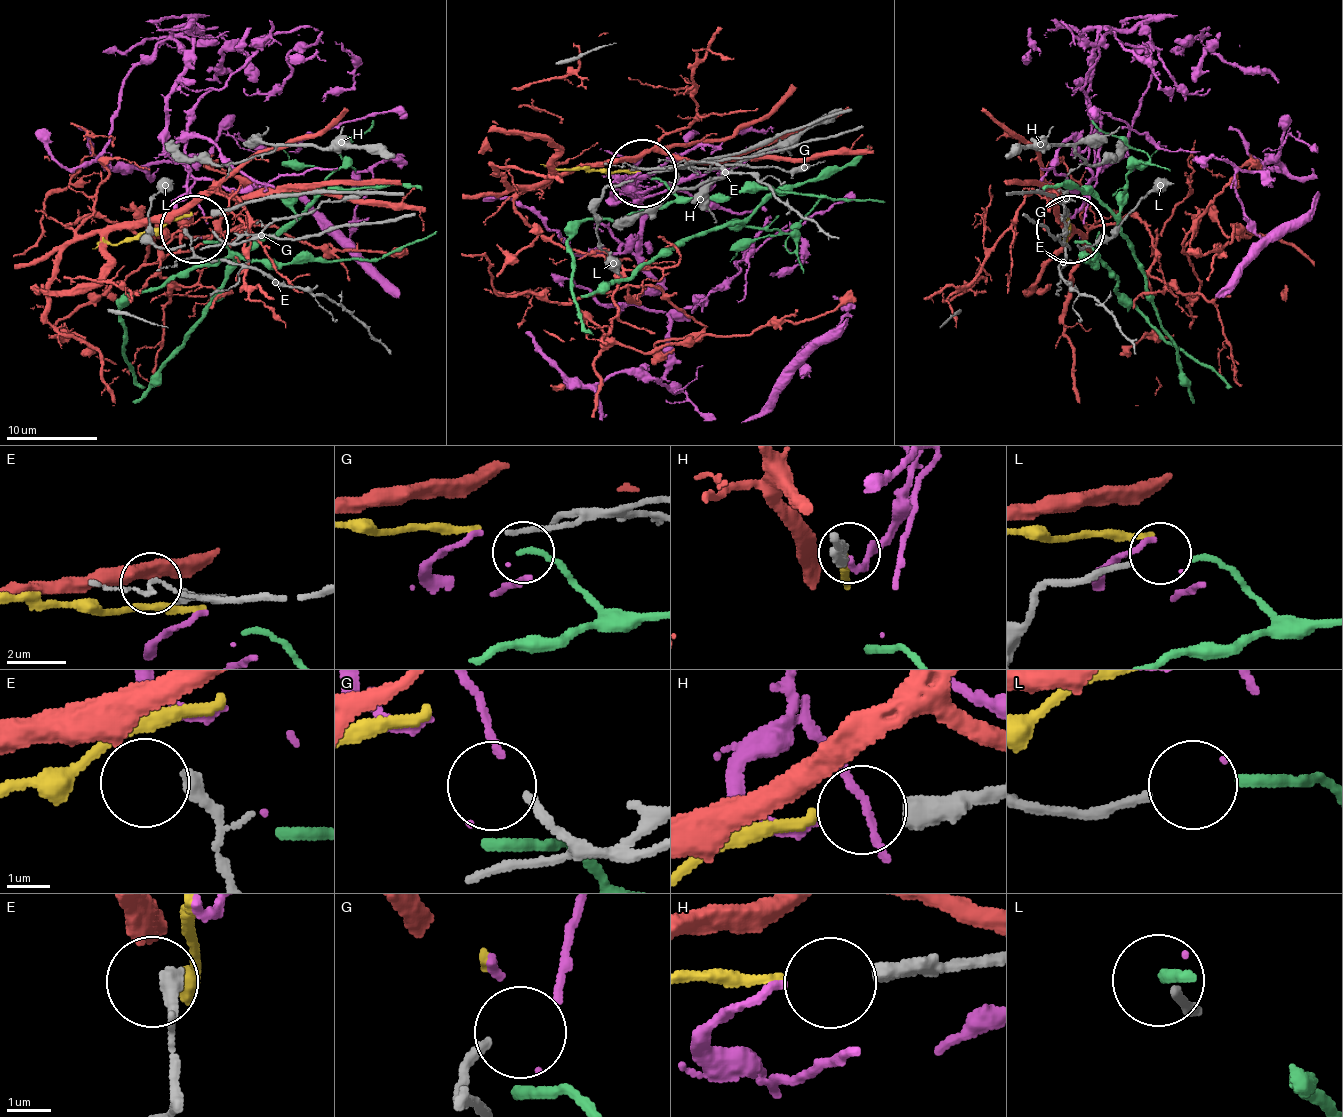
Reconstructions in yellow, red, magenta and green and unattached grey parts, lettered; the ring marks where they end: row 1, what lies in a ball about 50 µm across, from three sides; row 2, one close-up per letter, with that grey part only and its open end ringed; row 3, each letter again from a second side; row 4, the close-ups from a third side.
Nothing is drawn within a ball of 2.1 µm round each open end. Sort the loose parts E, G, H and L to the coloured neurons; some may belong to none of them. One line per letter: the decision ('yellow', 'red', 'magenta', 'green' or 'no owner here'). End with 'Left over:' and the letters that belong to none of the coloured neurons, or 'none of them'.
E: red
G: no owner here
H: yellow
L: green
Left over: G

